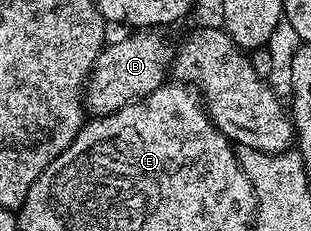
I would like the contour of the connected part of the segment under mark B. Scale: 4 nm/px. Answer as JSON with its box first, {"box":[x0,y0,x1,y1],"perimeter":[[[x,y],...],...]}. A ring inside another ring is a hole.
{"box":[83,29,175,118],"perimeter":[[[137,29],[130,32],[129,37],[106,44],[83,92],[83,102],[90,116],[97,118],[117,112],[134,100],[150,95],[166,82],[175,51],[161,34],[155,29]]]}

